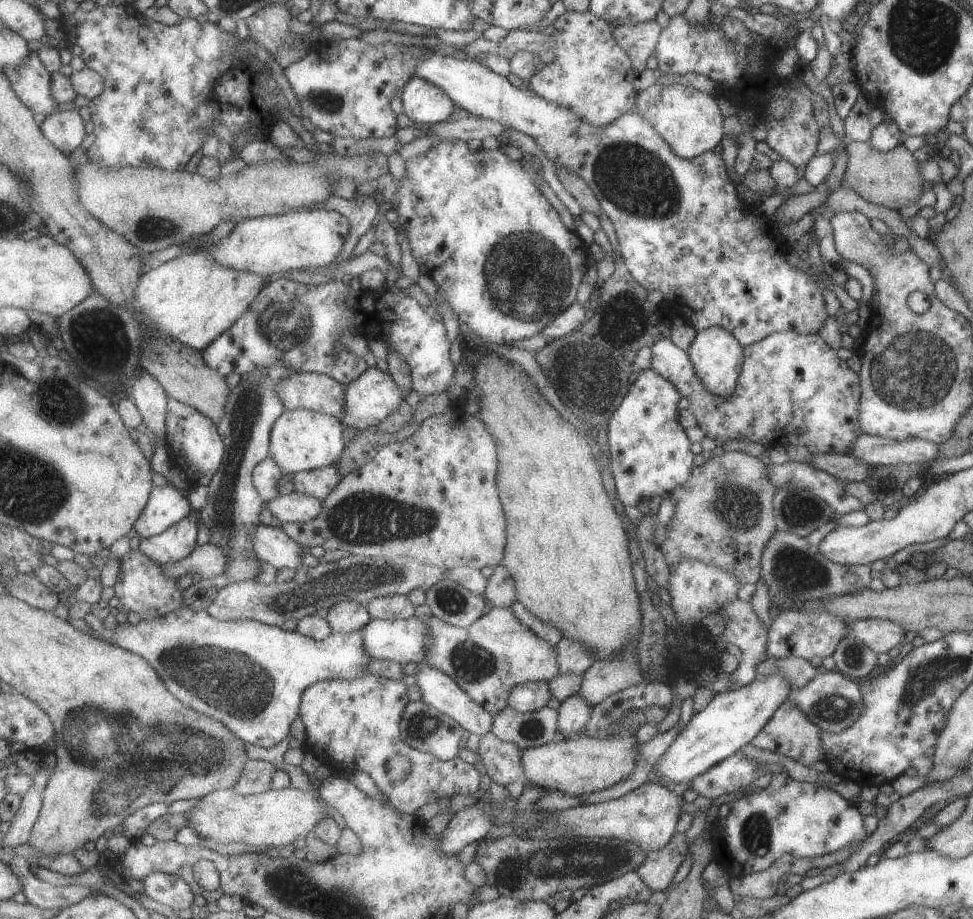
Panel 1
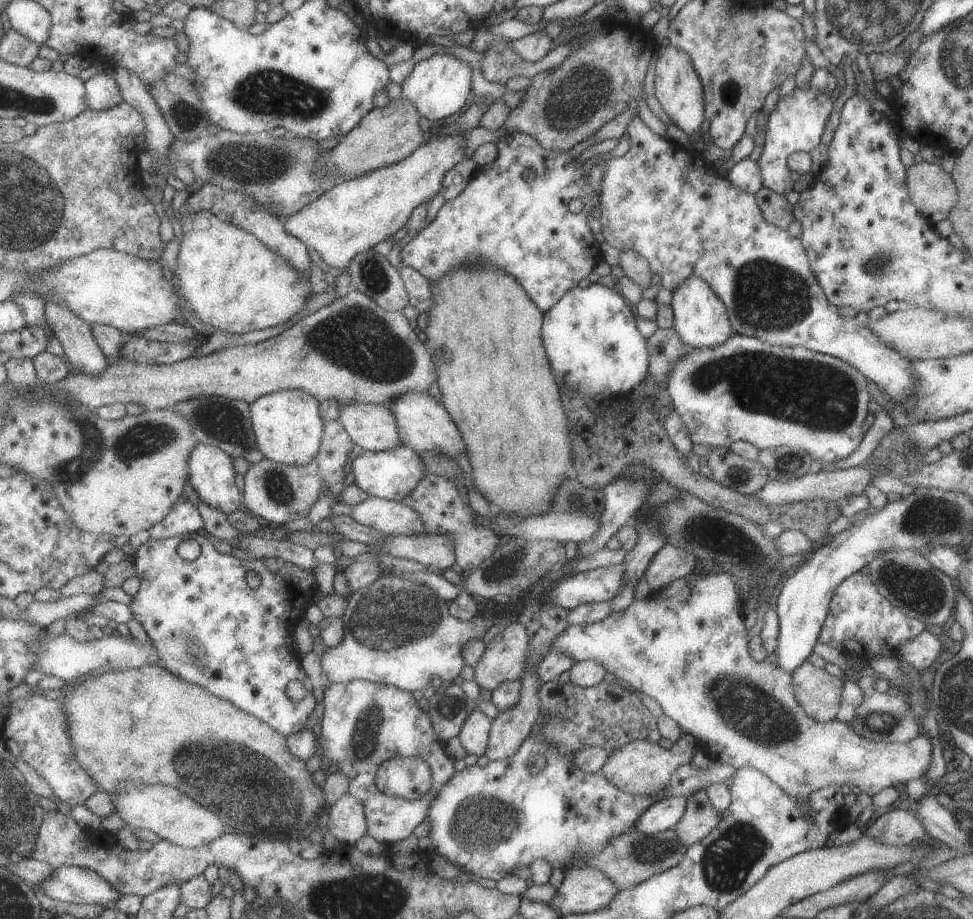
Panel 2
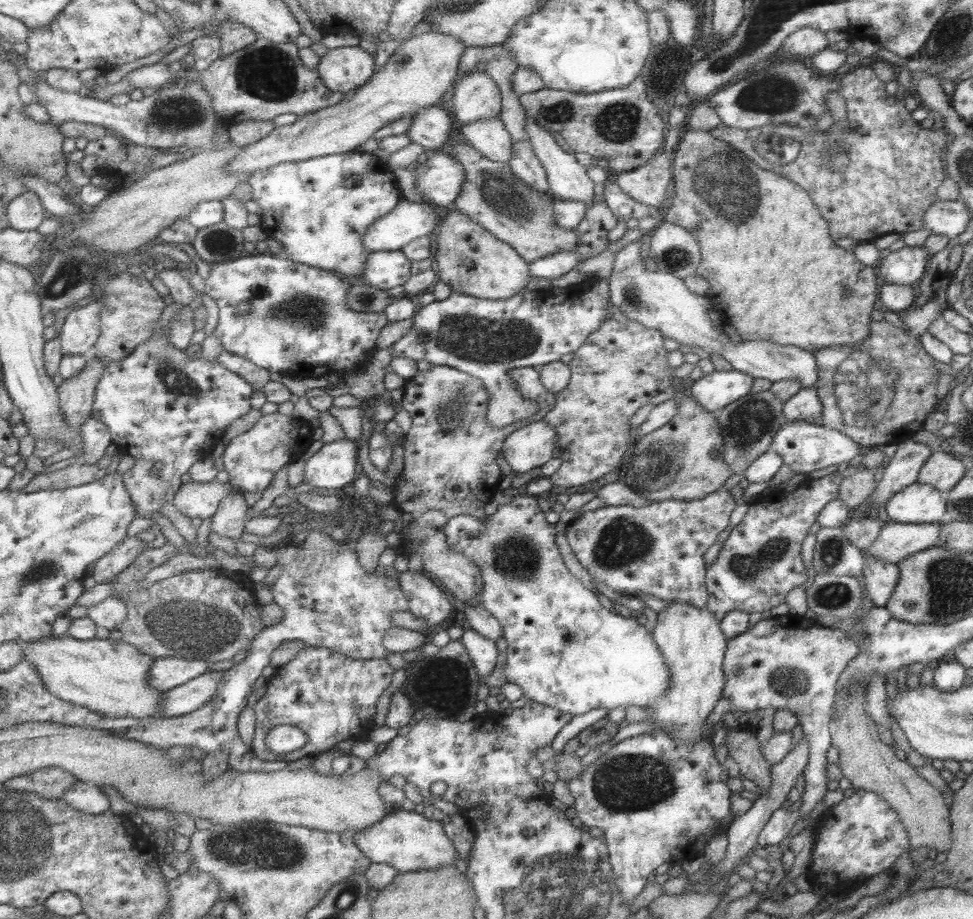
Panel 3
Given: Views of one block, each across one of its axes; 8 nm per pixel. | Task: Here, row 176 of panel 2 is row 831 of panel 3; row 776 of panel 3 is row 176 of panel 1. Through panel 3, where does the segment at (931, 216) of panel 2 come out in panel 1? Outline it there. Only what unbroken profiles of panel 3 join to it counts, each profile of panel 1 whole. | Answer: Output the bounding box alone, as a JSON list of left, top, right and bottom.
[844,141,923,211]

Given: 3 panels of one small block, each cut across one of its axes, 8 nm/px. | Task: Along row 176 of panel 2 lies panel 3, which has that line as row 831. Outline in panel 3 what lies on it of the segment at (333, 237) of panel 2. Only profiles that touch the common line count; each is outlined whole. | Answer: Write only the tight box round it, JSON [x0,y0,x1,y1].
[354,808,457,872]

